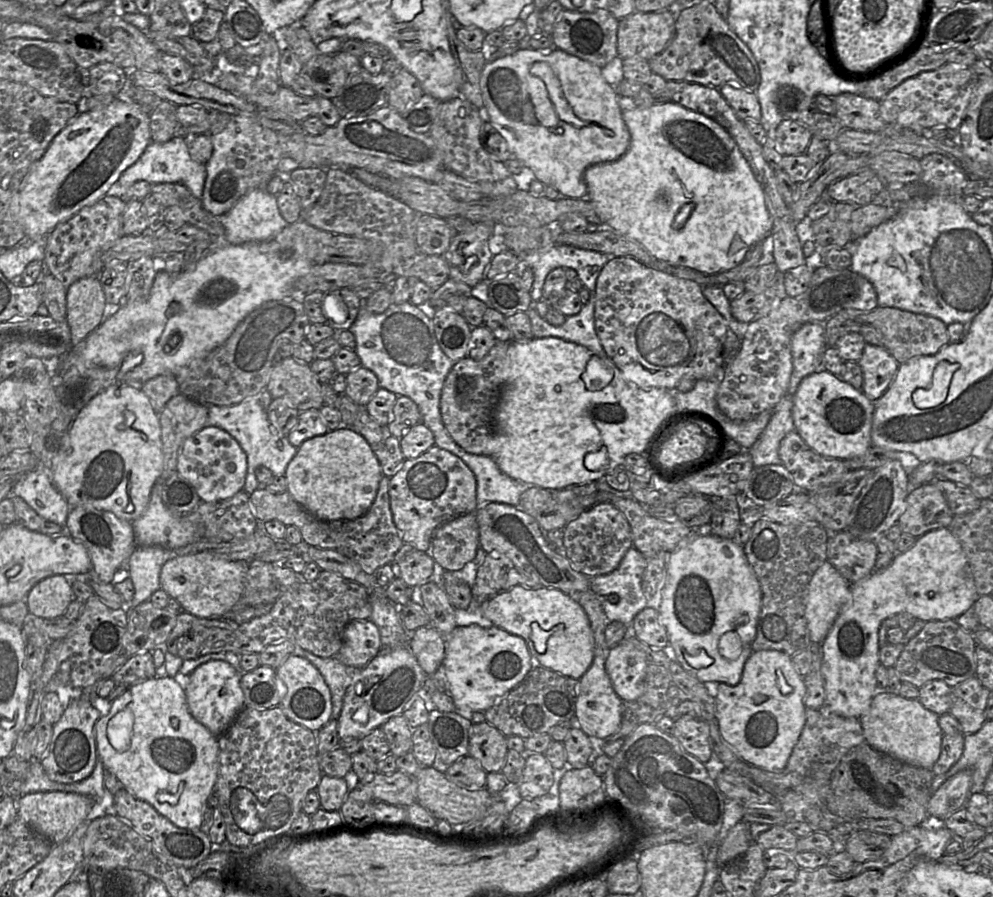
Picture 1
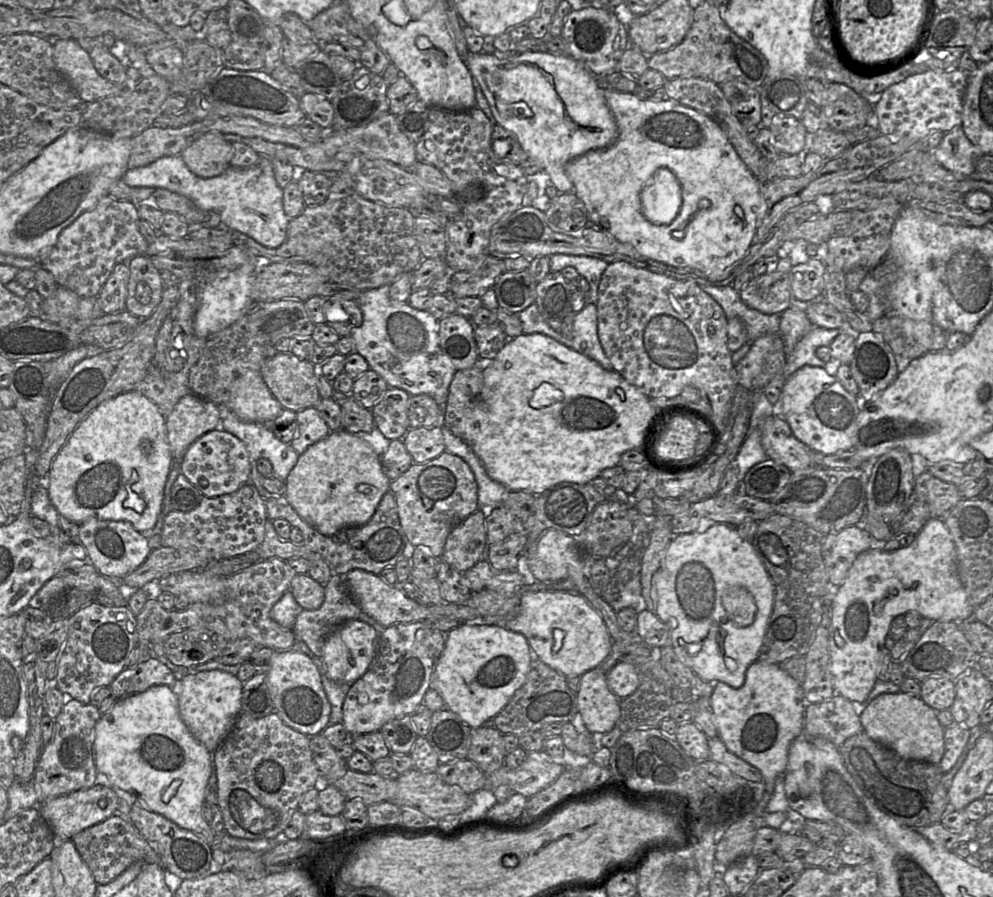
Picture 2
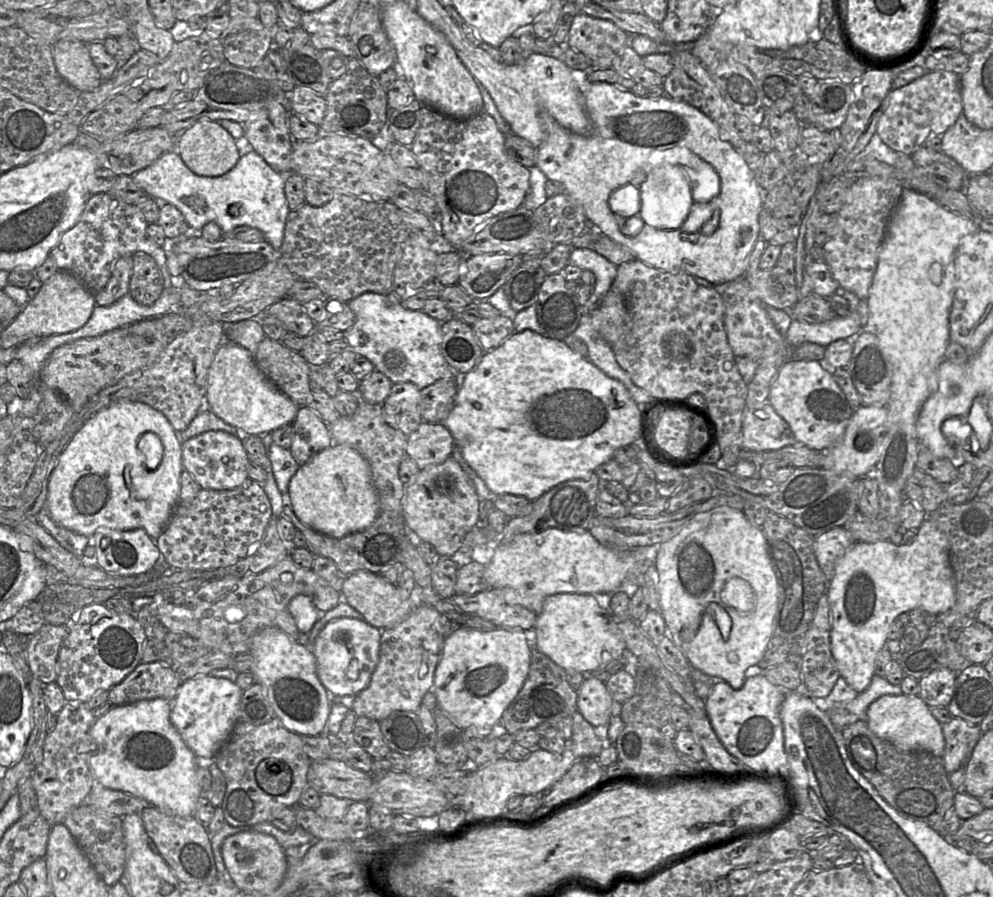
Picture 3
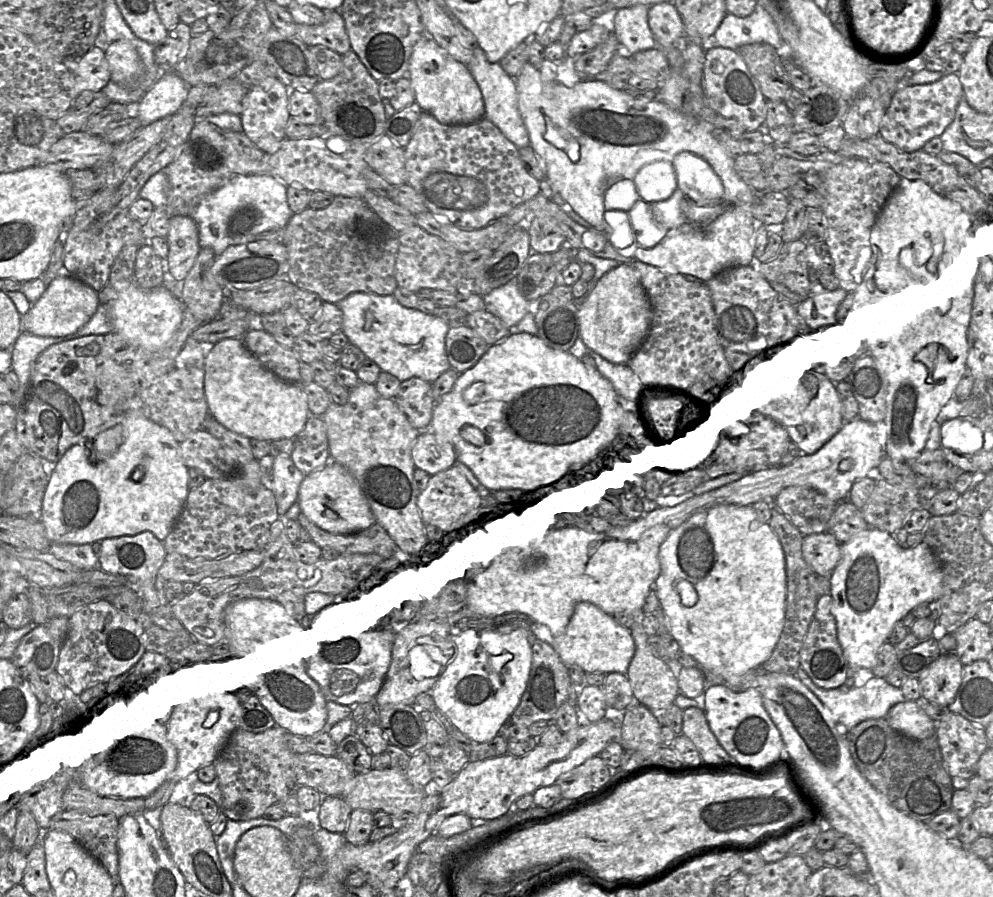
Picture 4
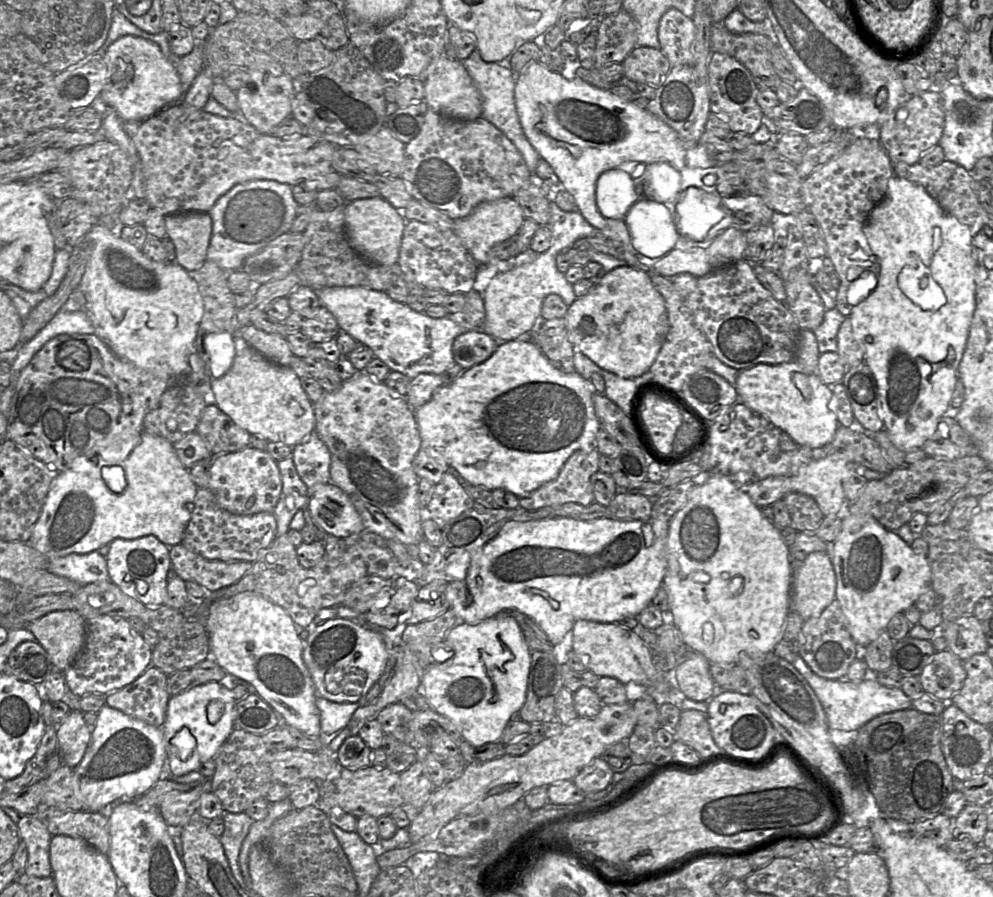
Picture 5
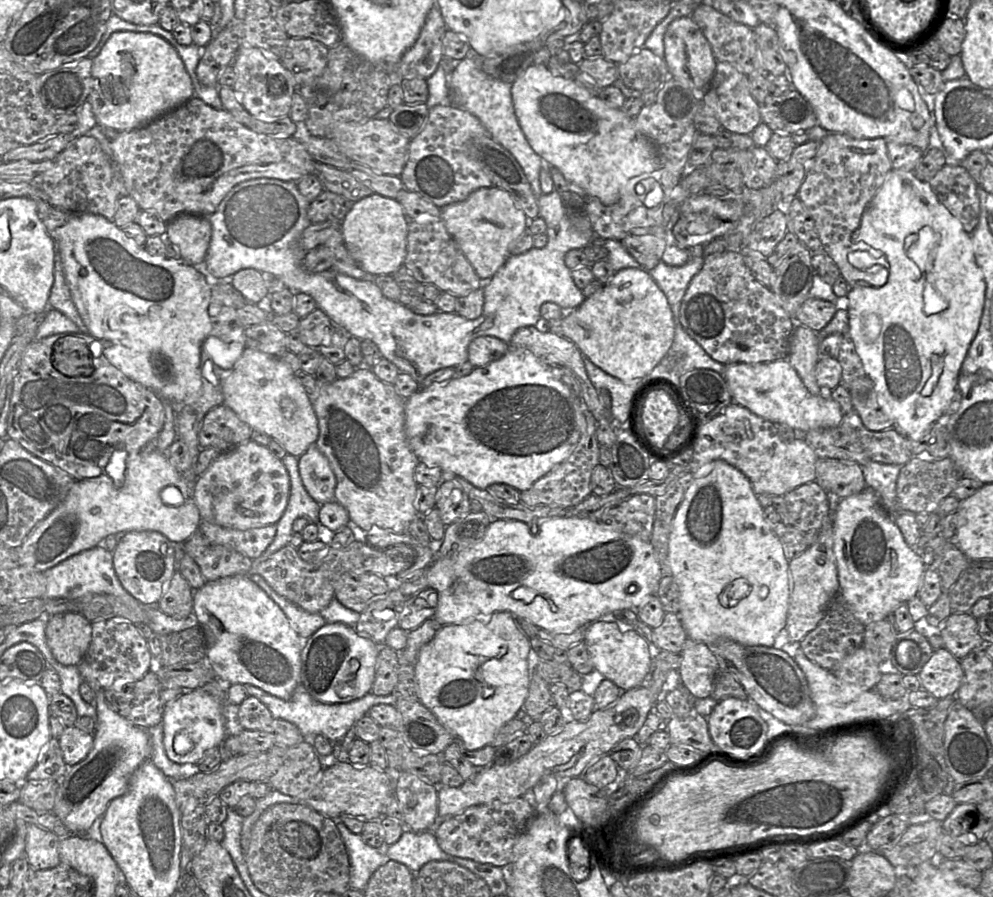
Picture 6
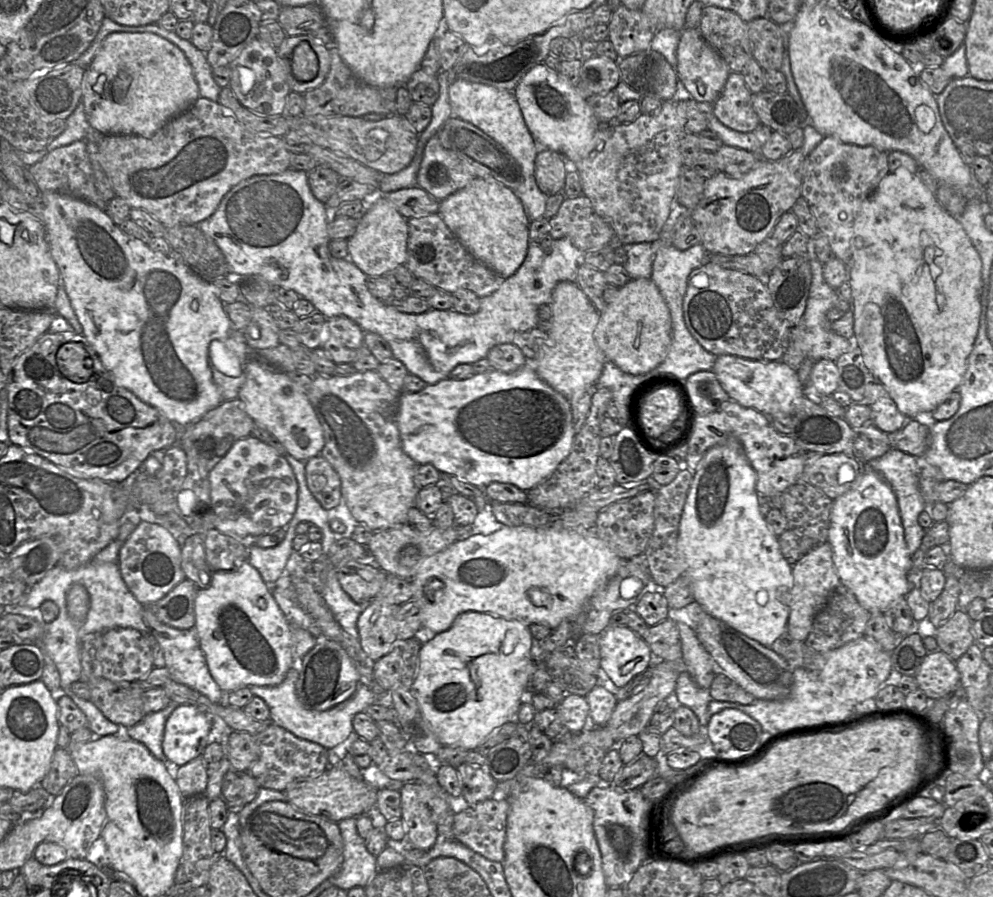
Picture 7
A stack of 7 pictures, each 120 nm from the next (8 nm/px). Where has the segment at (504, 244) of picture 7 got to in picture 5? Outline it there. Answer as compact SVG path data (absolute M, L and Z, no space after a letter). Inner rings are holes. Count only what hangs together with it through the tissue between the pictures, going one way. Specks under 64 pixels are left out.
M504 197L482 202L468 216L454 220L453 232L470 252L474 261L482 266L488 263L489 250L497 243L514 237L520 230L524 219L520 205L512 197Z

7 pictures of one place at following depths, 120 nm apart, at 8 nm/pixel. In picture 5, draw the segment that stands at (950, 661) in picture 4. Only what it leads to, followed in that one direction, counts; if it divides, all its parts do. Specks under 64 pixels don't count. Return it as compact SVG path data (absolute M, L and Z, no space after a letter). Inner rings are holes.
M948 649L936 652L919 676L923 692L945 703L951 701L966 679L963 663Z

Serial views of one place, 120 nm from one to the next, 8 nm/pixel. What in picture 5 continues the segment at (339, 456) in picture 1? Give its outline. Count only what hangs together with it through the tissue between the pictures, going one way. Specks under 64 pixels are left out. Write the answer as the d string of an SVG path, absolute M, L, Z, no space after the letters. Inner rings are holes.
M332 482L311 488L306 509L327 535L344 539L365 530L362 518L348 495Z

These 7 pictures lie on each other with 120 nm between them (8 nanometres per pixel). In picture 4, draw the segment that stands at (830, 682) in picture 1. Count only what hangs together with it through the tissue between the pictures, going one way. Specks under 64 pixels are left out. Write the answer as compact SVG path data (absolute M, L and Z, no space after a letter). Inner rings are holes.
M873 527L841 543L841 557L829 576L837 638L851 669L873 669L880 647L896 622L915 607L938 601L942 595L941 565L926 544L903 548L893 535Z

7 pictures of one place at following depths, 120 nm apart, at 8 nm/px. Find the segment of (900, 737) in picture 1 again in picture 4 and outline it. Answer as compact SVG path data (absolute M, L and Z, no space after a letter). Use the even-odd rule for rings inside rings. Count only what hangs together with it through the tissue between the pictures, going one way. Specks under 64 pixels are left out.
M906 700L894 705L886 720L891 728L913 739L923 740L936 735L937 723L916 701Z

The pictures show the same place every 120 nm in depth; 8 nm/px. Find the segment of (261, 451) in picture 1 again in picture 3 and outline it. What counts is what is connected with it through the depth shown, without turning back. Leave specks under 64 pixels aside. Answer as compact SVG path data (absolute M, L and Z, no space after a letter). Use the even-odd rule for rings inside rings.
M257 435L257 436L263 437L267 451L267 456L271 462L272 473L274 475L276 485L279 491L285 495L288 492L289 482L293 475L297 472L300 465L294 459L289 449L283 448L275 444L274 442L270 441L270 435Z

